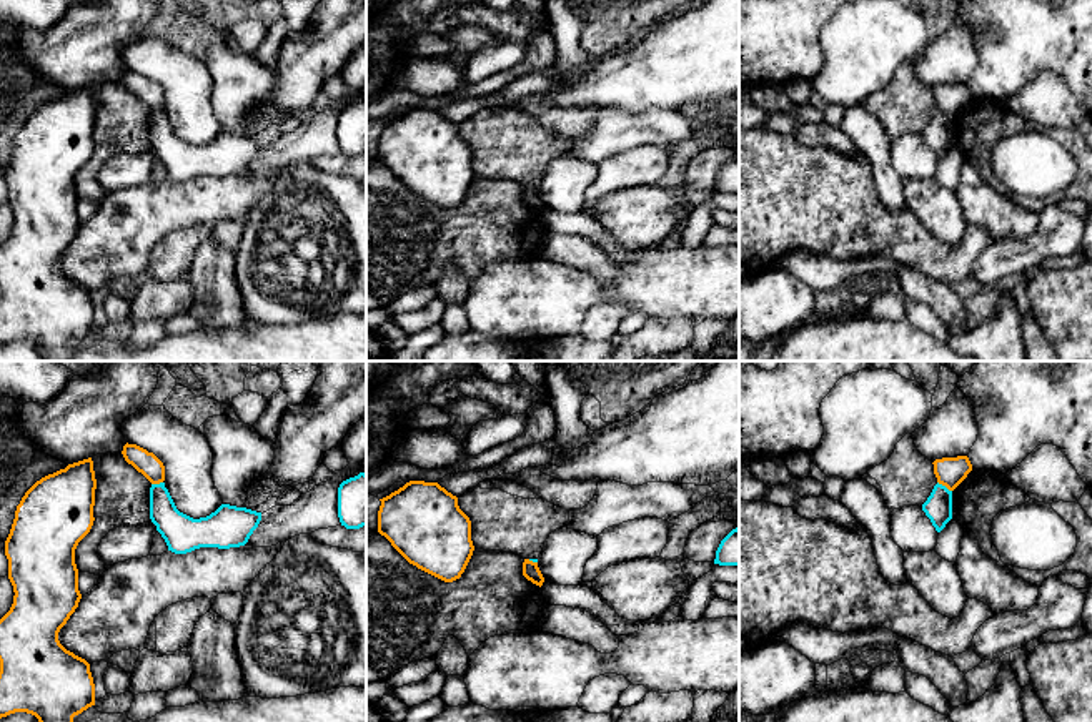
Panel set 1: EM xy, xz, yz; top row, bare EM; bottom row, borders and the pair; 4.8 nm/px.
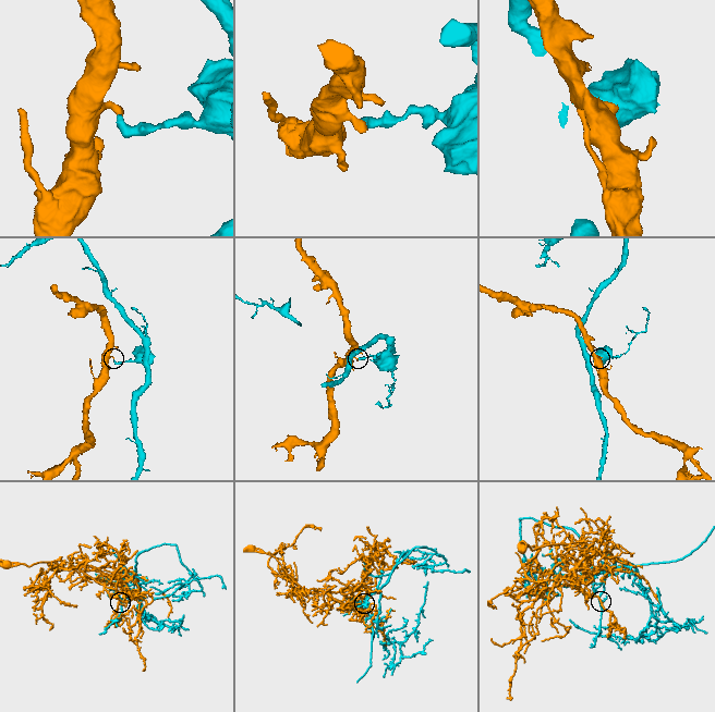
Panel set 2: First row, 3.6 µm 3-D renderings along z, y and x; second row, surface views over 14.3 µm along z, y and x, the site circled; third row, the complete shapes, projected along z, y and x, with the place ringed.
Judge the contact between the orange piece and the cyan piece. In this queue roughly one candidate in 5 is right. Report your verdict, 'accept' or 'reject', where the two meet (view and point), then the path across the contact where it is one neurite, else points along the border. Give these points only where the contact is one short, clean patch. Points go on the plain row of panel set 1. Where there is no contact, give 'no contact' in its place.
reject | yz (944, 112) | along yz (938, 108), (951, 118)

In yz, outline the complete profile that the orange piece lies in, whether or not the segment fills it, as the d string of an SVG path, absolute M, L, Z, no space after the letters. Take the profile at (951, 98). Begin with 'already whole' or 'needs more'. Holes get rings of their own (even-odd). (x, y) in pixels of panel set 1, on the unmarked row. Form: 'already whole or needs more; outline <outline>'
already whole; outline M967 83L942 85L934 90L934 101L937 110L954 118L972 98L972 91Z

